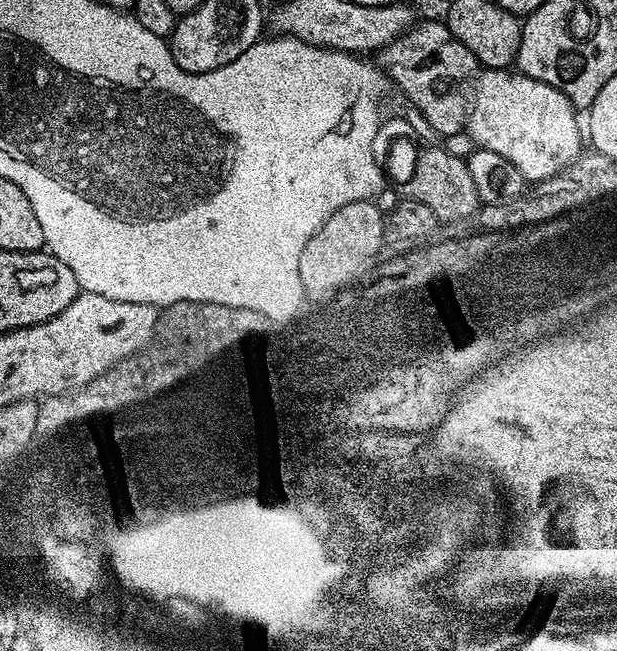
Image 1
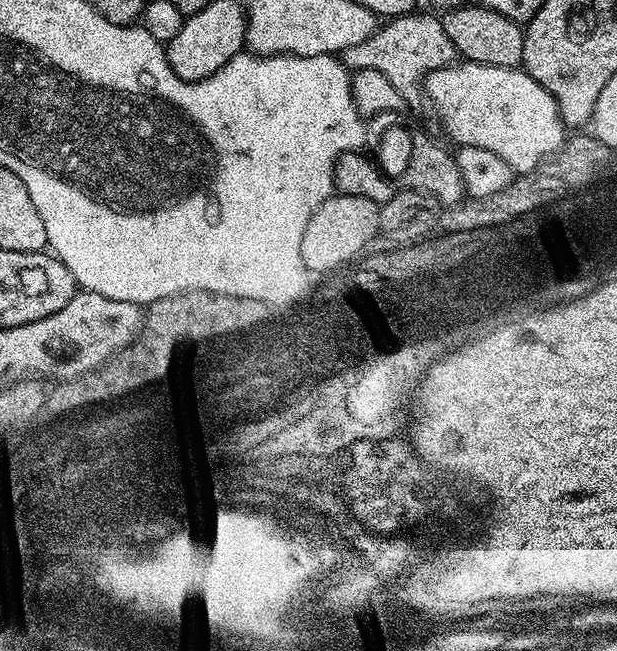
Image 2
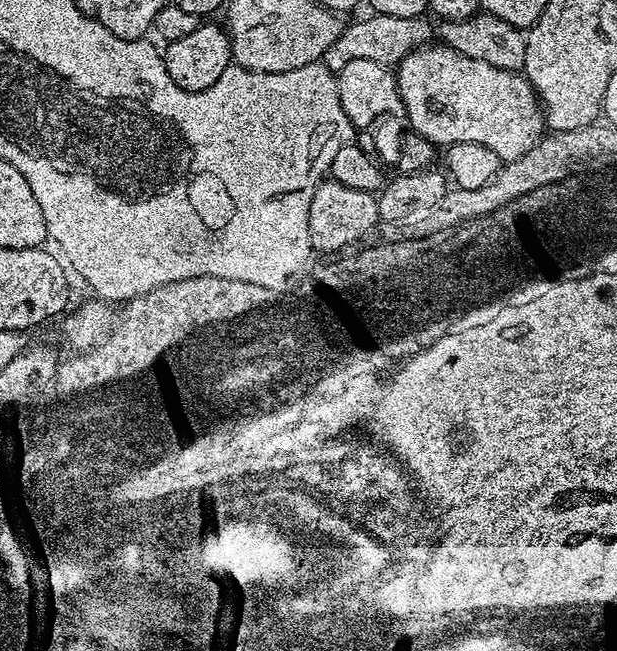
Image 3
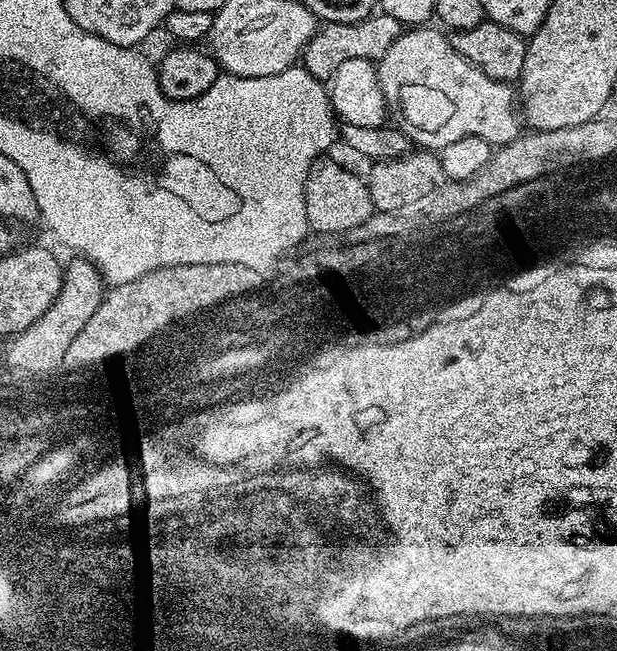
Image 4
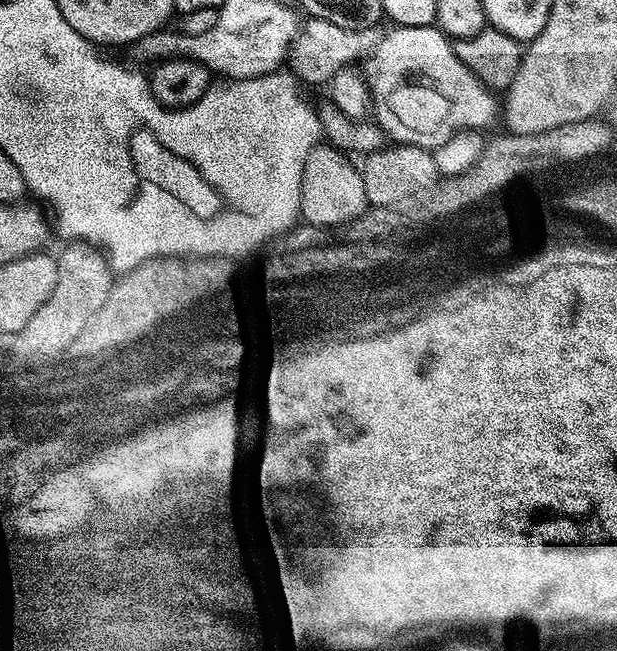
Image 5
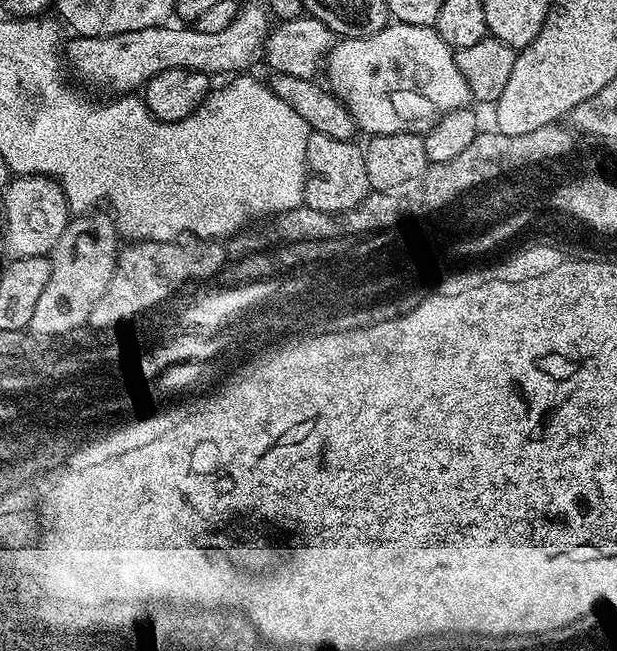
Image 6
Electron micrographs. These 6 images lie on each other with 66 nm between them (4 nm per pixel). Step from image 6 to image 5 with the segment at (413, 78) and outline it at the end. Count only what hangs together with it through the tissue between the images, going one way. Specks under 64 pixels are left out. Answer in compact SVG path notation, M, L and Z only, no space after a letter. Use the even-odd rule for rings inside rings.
M396 26L391 30L393 32L385 31L383 35L381 35L379 44L367 54L366 59L363 61L363 64L365 63L364 68L362 67L362 75L365 83L368 85L368 95L371 99L370 112L374 117L375 123L378 124L384 132L385 137L396 144L413 144L419 148L434 150L438 146L450 142L450 138L455 136L458 132L465 130L484 130L484 127L491 122L492 115L494 115L495 112L497 115L497 97L480 83L479 78L475 76L469 68L462 66L458 54L454 54L454 50L452 49L453 41L435 26L429 26L427 28L401 28Z

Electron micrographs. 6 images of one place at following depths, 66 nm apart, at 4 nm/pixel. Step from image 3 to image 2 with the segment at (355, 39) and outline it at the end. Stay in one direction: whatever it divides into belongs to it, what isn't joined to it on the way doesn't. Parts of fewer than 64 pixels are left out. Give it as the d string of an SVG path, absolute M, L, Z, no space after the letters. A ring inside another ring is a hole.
M413 10L405 16L393 16L385 26L377 27L376 32L366 42L358 42L358 46L350 46L342 53L342 63L349 70L376 70L384 74L403 103L409 108L422 104L422 81L428 73L439 68L449 67L457 59L458 53L454 42L446 38L446 30L442 30L440 16L431 11Z

